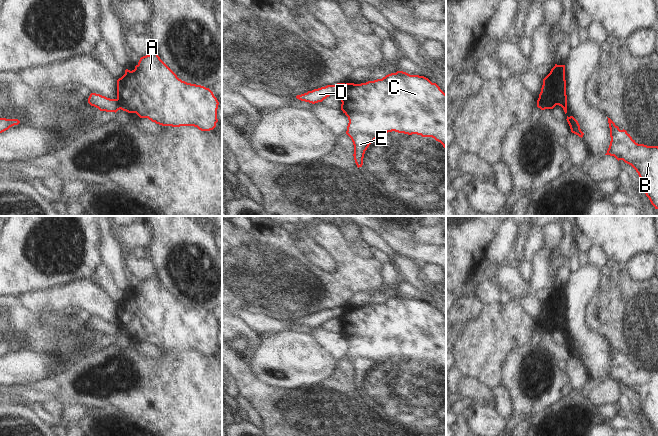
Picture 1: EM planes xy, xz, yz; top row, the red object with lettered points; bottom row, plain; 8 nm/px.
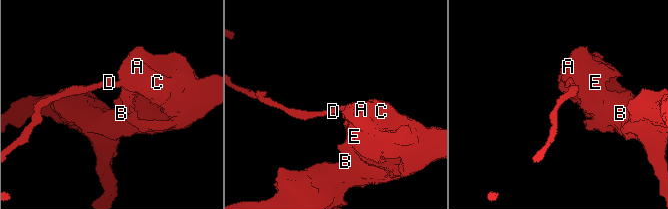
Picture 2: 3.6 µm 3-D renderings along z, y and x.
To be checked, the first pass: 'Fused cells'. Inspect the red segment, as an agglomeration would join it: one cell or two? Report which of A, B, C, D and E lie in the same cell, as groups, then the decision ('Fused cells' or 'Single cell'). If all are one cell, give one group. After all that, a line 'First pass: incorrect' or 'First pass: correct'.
Groups: A B C E / D. Fused cells
First pass: correct

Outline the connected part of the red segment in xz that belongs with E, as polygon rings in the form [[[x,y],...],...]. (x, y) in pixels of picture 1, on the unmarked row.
[[[397,295],[366,307],[346,307],[339,321],[341,334],[349,344],[346,358],[353,366],[353,380],[358,392],[363,389],[369,369],[376,362],[392,355],[432,361],[446,372],[446,318],[424,300]]]

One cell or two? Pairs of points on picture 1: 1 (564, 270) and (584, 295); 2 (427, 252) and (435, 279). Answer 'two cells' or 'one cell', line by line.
1: two cells
2: two cells

